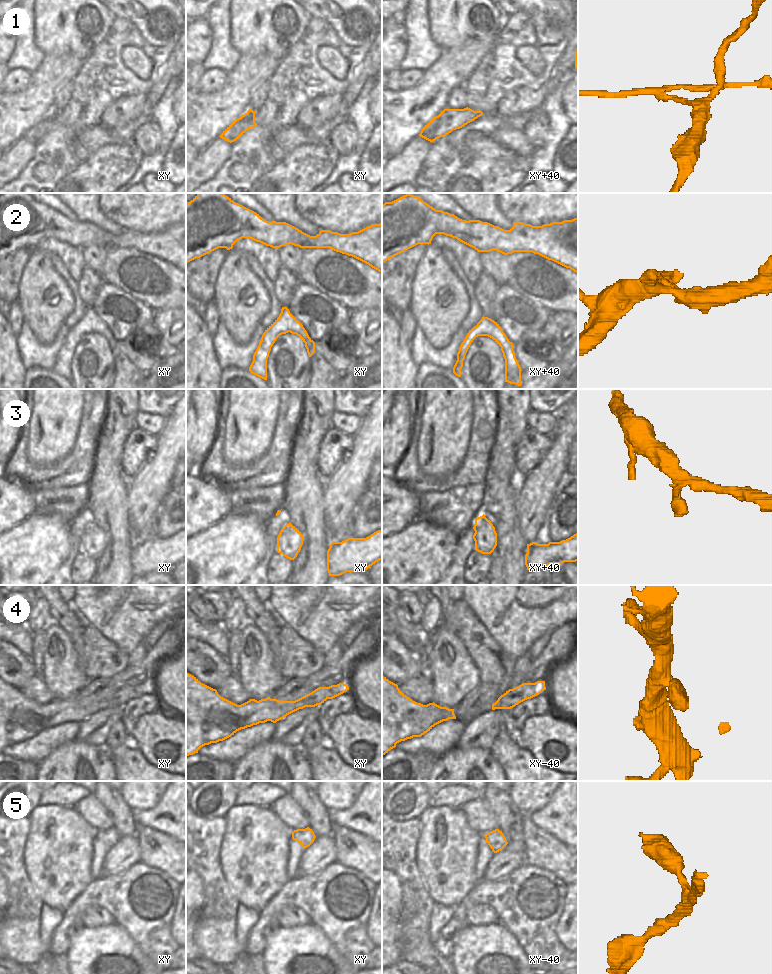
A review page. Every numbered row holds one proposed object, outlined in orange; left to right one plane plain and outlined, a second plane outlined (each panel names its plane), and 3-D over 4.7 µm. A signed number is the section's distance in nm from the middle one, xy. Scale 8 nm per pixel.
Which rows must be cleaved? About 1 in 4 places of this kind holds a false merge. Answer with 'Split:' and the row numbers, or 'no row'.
Split: 1, 2

